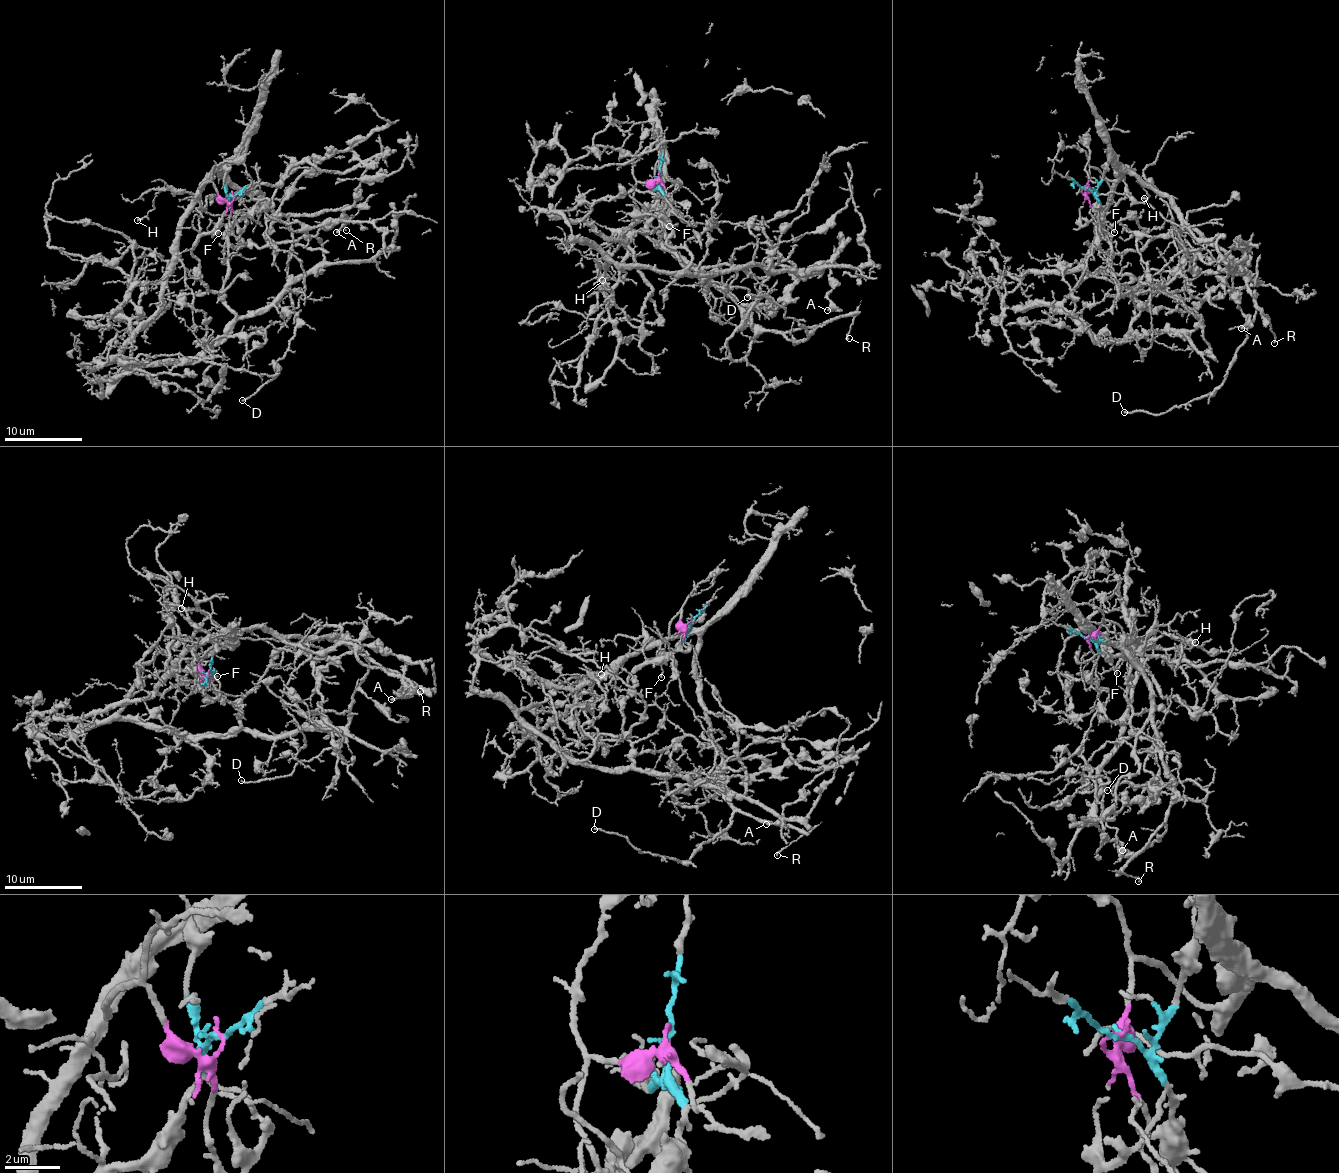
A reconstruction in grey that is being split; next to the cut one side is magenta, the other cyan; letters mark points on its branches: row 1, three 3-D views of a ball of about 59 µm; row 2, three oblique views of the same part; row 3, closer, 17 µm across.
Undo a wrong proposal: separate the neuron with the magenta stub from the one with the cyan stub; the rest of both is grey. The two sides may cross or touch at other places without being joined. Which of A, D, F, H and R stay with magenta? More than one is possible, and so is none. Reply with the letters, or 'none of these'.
A, D, R

